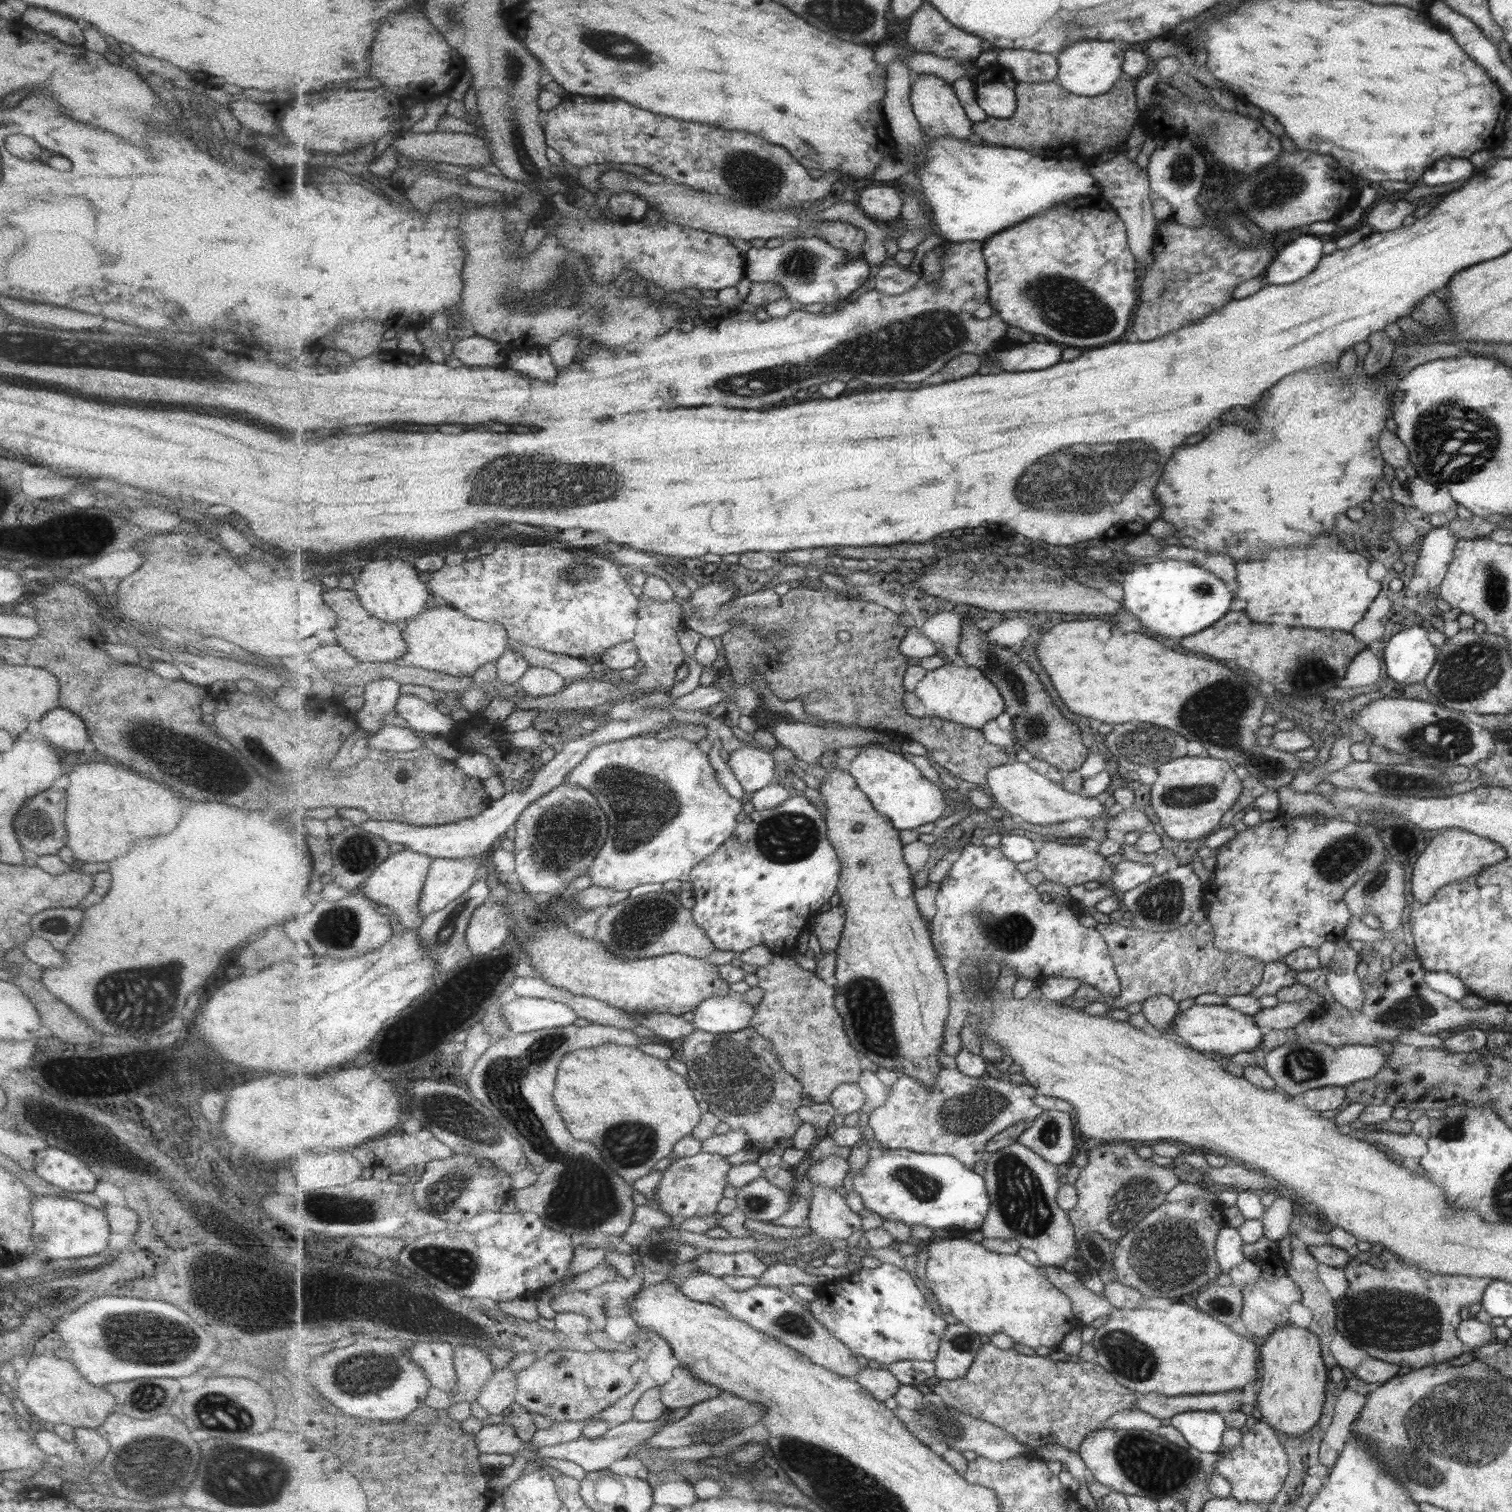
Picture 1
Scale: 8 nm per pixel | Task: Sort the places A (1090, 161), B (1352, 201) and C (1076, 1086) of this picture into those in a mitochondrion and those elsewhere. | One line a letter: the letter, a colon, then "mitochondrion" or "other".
A: other
B: other
C: other

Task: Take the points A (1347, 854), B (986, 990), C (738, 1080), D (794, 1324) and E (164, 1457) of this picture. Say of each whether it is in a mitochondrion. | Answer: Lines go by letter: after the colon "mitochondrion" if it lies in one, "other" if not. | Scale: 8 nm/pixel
A: mitochondrion
B: other
C: mitochondrion
D: mitochondrion
E: mitochondrion

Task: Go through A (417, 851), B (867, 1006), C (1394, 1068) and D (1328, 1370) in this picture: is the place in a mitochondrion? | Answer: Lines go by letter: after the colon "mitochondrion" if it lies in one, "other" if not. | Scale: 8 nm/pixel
A: other
B: mitochondrion
C: other
D: other

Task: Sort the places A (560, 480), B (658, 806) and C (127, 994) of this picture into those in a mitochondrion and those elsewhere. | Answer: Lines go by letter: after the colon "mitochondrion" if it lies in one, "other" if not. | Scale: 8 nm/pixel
A: mitochondrion
B: mitochondrion
C: mitochondrion

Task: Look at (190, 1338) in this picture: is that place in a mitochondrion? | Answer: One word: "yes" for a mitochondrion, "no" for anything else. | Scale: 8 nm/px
yes

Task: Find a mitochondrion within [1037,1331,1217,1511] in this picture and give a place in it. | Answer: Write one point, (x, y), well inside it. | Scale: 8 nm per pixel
(1154, 1466)

